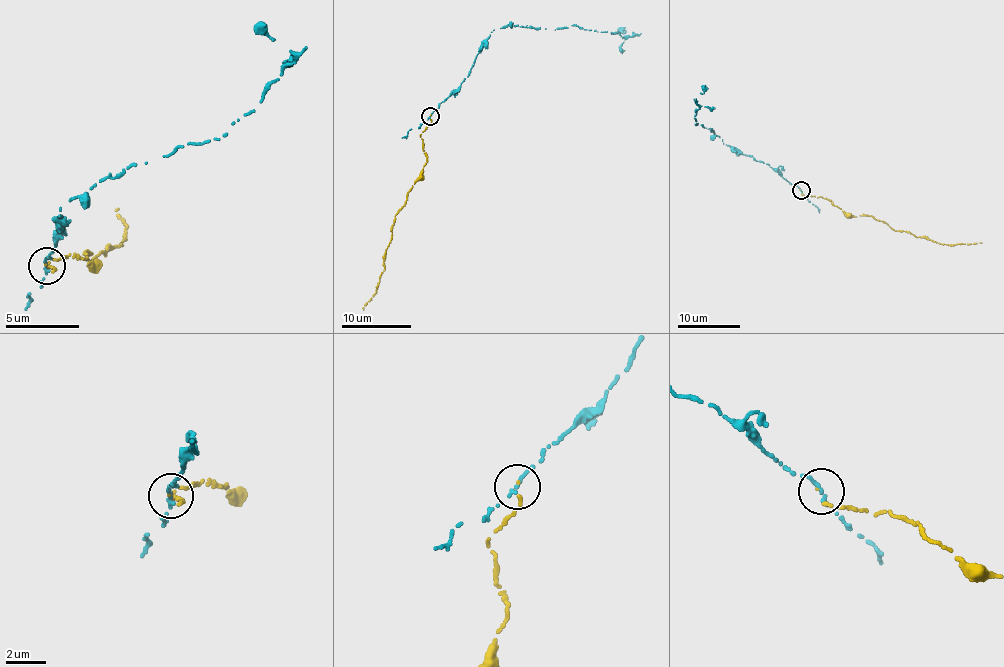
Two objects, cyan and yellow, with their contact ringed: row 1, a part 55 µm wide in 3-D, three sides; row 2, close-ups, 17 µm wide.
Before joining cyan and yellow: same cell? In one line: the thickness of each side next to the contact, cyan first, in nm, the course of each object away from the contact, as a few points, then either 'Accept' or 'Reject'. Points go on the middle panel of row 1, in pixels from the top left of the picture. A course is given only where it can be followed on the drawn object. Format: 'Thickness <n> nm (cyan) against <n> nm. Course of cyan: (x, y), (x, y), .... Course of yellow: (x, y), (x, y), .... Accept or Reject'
Thickness 240 nm (cyan) against 130 nm. Course of cyan: (431, 117), (468, 76), (493, 30), (572, 25), (634, 34), (621, 27). Course of yellow: (431, 115), (431, 123), (420, 135), (426, 158), (421, 176), (396, 215), (375, 294), (363, 310). Reject

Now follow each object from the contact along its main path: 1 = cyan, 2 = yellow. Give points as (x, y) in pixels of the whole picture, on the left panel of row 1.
1: (47, 264), (61, 212), (84, 191), (223, 134), (261, 102), (295, 52), (258, 22)
2: (46, 265), (64, 254), (94, 261), (88, 266), (85, 252), (94, 263), (120, 246), (128, 227), (118, 209)

